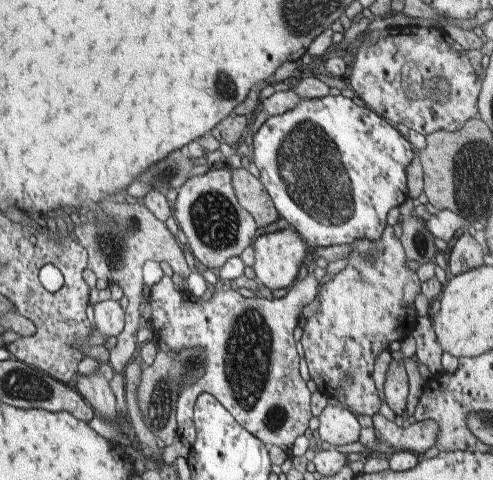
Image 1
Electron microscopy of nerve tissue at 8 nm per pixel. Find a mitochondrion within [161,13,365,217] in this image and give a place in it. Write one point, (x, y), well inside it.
(225, 87)

